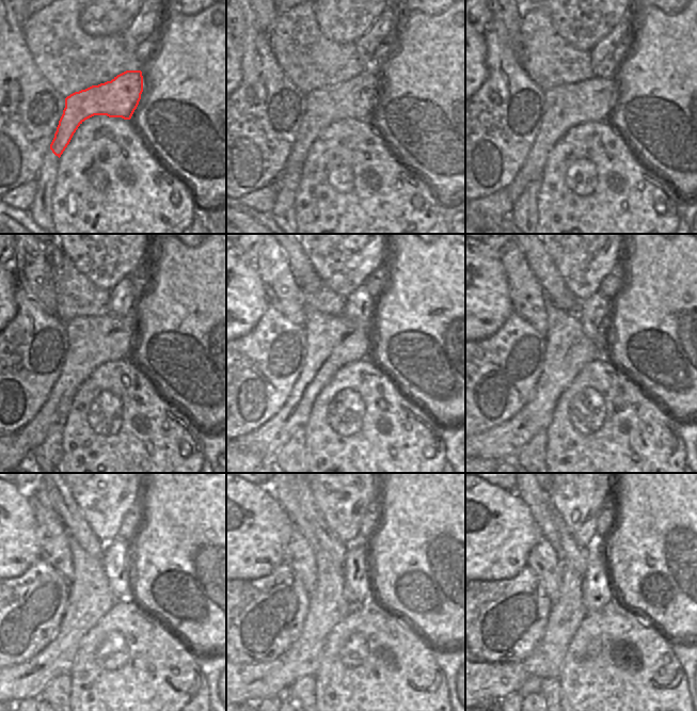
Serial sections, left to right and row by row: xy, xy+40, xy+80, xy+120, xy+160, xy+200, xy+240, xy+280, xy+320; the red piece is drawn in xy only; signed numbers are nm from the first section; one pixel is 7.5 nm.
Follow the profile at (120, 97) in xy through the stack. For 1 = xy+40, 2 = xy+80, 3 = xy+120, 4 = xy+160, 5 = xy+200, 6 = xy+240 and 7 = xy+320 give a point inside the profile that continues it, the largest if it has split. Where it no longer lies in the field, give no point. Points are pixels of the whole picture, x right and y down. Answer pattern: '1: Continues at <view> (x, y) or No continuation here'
1: Continues at xy+40 (357, 98)
2: Continues at xy+80 (567, 106)
3: Continues at xy+120 (92, 341)
4: Continues at xy+160 (332, 342)
5: Continues at xy+200 (568, 349)
6: Continues at xy+240 (90, 598)
7: Continues at xy+320 (487, 680).

